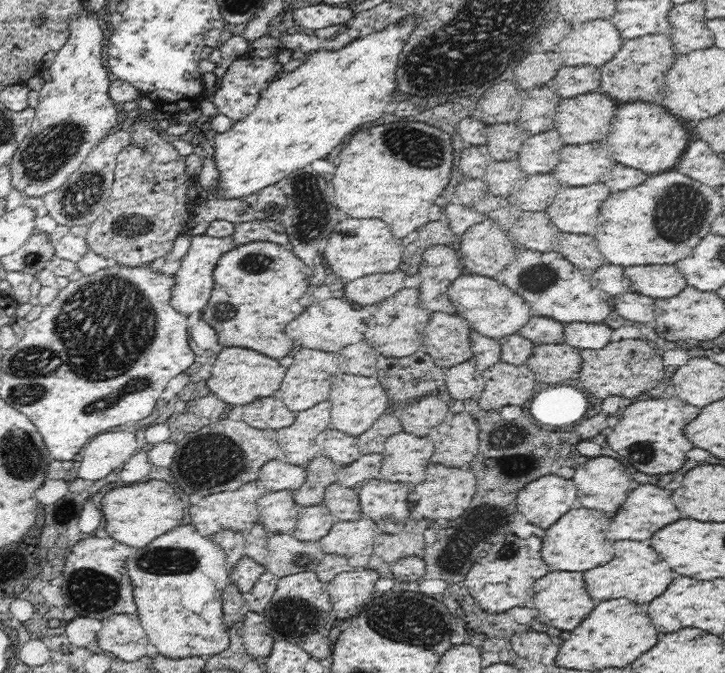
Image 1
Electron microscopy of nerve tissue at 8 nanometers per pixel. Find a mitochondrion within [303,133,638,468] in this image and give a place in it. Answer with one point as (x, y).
(538, 278)

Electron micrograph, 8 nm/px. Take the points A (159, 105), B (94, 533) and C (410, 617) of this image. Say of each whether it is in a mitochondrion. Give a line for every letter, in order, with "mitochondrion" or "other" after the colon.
A: other
B: other
C: mitochondrion

